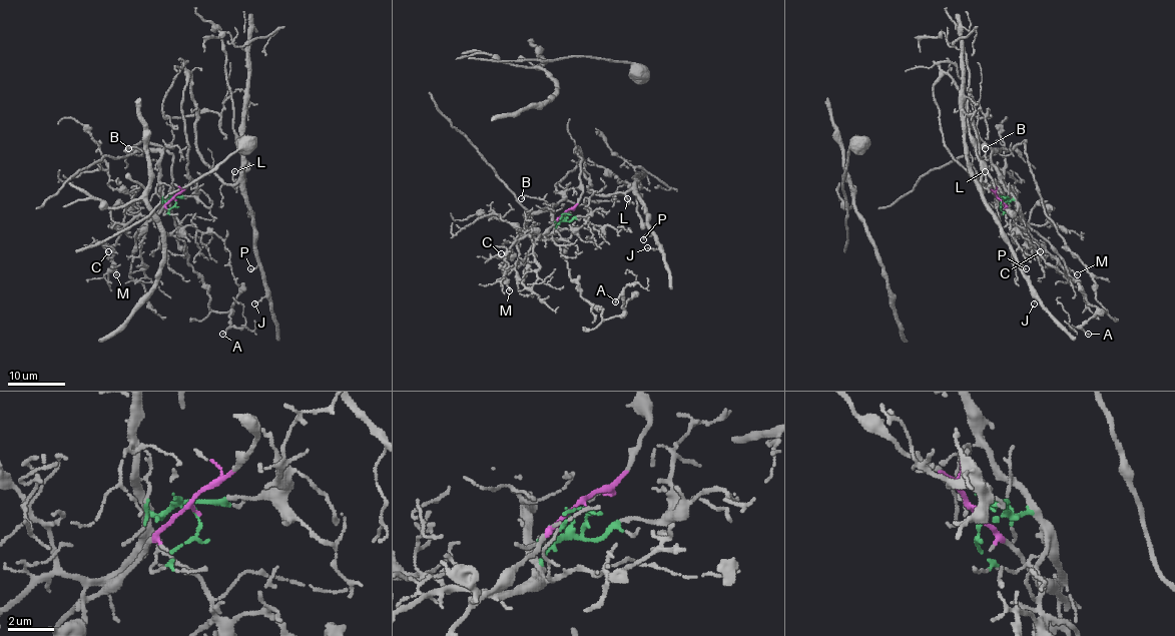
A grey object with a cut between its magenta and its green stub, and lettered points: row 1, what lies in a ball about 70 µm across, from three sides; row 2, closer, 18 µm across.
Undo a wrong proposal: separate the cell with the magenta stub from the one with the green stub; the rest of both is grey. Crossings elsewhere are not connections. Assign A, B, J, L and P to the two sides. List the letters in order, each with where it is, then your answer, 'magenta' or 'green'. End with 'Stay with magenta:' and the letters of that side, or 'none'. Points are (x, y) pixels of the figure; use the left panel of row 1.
A: (222, 334) | green
B: (128, 148) | green
J: (254, 303) | magenta
L: (234, 171) | magenta
P: (250, 268) | magenta
Stay with magenta: J, L, P

